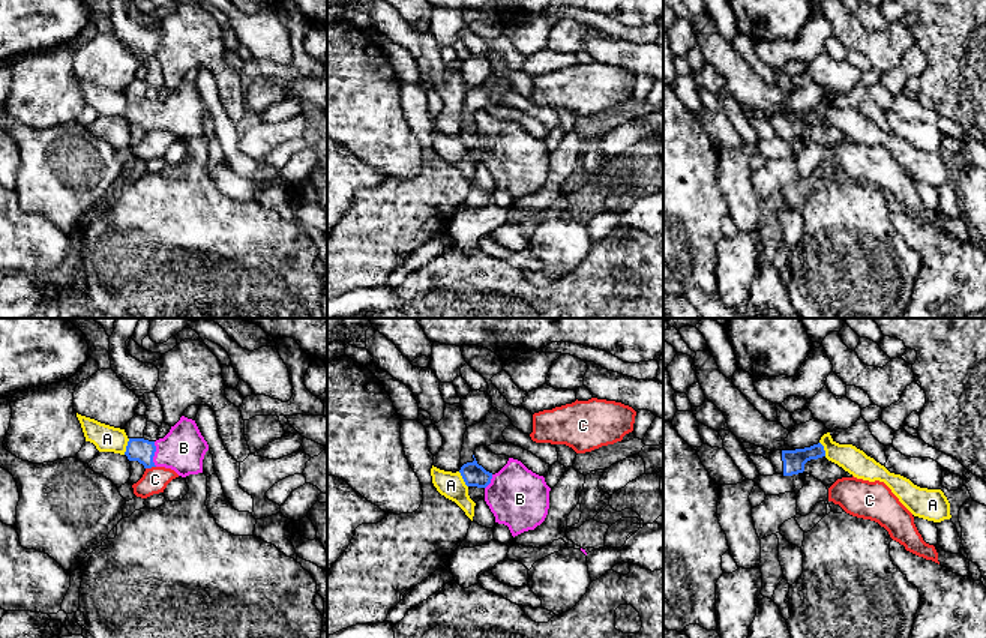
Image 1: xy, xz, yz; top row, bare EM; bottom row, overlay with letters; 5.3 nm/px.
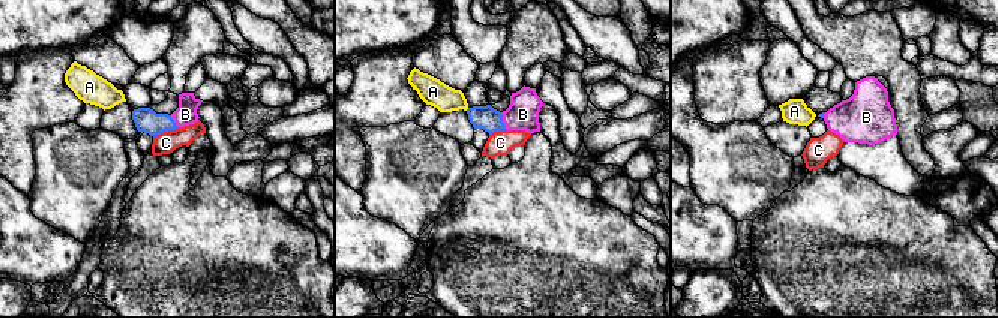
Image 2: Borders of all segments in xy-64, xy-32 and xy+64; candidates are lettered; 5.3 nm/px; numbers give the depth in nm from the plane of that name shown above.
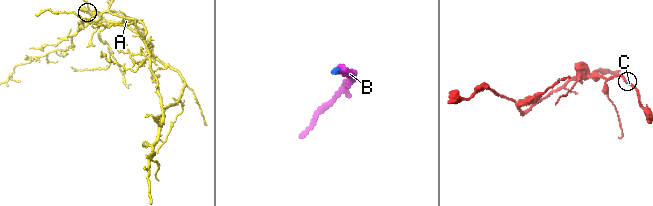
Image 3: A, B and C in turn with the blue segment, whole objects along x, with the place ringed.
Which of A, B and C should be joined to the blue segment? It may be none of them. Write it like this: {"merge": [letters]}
{"merge": ["B"]}

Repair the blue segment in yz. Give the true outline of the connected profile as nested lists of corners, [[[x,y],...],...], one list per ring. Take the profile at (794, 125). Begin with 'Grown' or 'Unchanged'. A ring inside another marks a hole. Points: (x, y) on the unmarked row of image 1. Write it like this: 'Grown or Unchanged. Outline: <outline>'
Grown. Outline: [[[821,107],[795,114],[776,114],[770,119],[770,125],[777,138],[792,140],[804,135],[804,128],[810,123],[825,120]]]

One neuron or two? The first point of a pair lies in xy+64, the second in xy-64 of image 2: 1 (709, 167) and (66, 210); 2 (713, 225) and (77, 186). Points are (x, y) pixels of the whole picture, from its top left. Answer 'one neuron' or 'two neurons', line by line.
1: one neuron
2: two neurons

